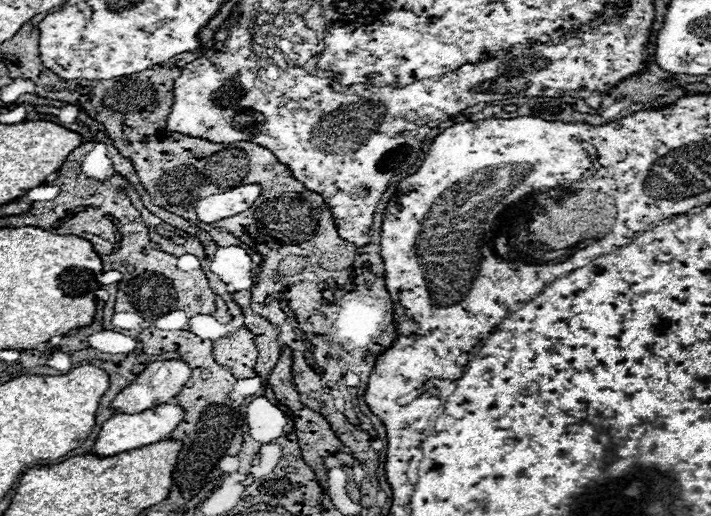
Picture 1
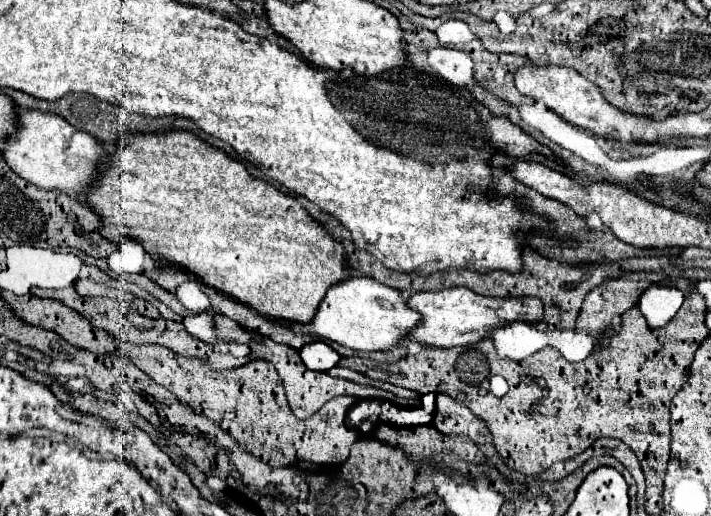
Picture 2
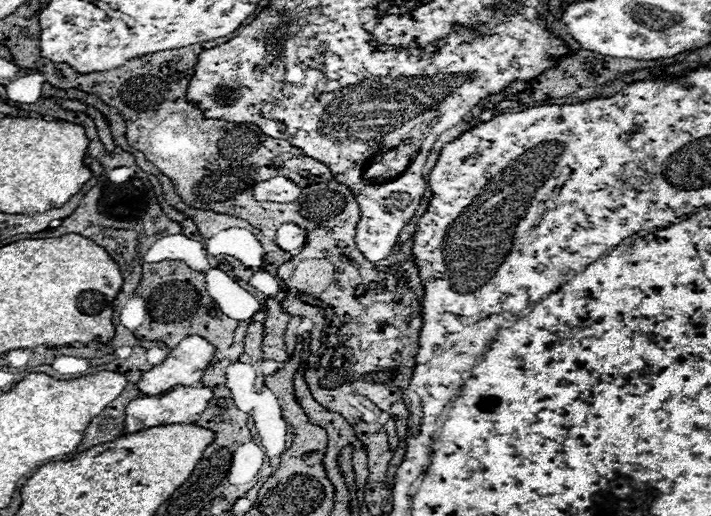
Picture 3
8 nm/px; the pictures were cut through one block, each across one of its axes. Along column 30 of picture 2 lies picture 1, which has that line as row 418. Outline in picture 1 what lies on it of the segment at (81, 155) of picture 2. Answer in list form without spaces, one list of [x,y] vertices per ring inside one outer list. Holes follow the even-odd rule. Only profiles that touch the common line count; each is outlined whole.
[[[158,404],[140,414],[114,414],[108,422],[102,424],[102,430],[98,434],[98,440],[96,440],[92,452],[96,456],[114,456],[120,452],[128,452],[134,448],[142,448],[142,446],[160,442],[160,440],[168,438],[182,420],[184,420],[184,408],[176,406],[176,404]]]

